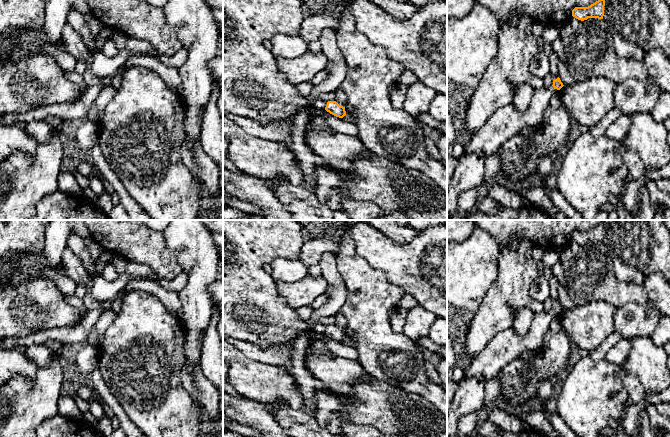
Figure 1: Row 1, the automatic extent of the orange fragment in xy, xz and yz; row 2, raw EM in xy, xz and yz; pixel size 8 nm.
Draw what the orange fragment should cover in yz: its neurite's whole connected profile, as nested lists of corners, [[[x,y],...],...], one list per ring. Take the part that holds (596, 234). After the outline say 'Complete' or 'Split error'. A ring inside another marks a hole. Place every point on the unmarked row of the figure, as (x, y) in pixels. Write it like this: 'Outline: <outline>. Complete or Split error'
Outline: [[[599,223],[588,231],[575,231],[572,234],[572,240],[578,244],[584,245],[588,242],[603,243],[605,224]]]. Complete

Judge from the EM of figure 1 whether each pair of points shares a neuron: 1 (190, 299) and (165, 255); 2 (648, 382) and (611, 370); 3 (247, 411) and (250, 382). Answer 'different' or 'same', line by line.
1: different
2: different
3: different

